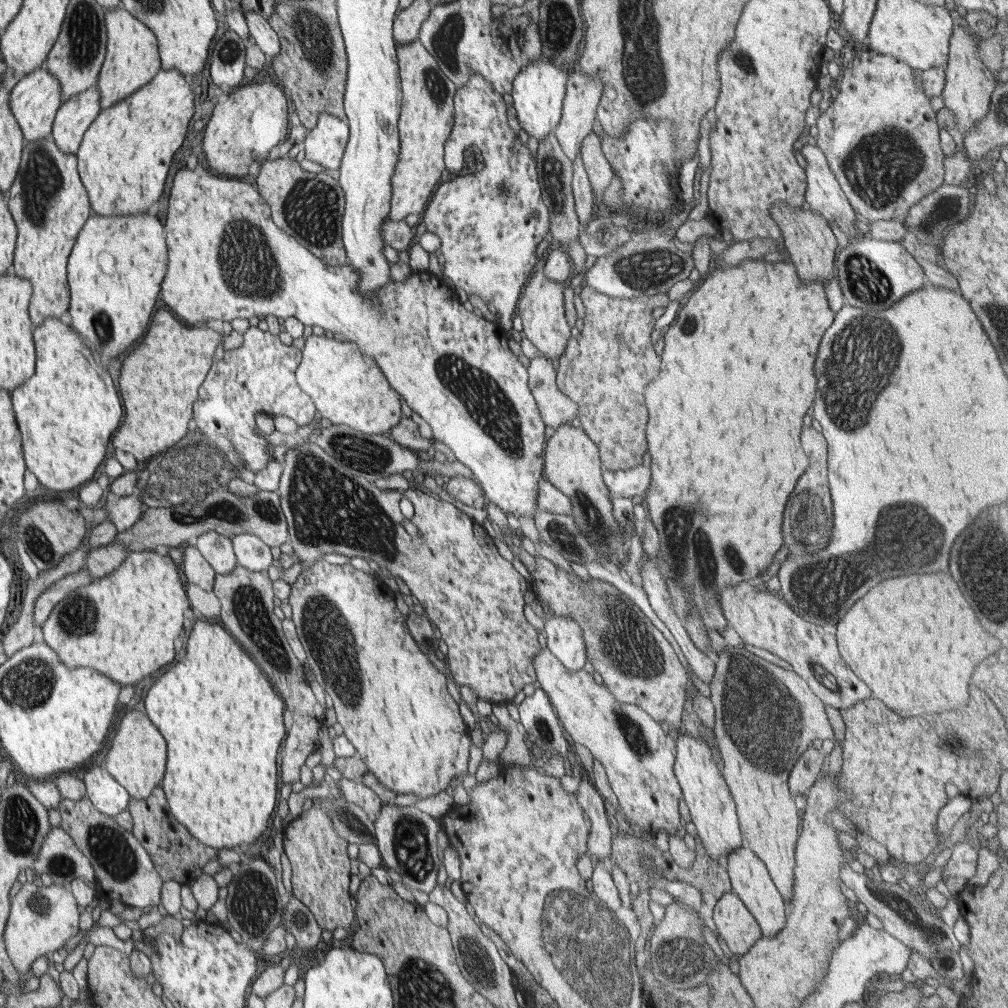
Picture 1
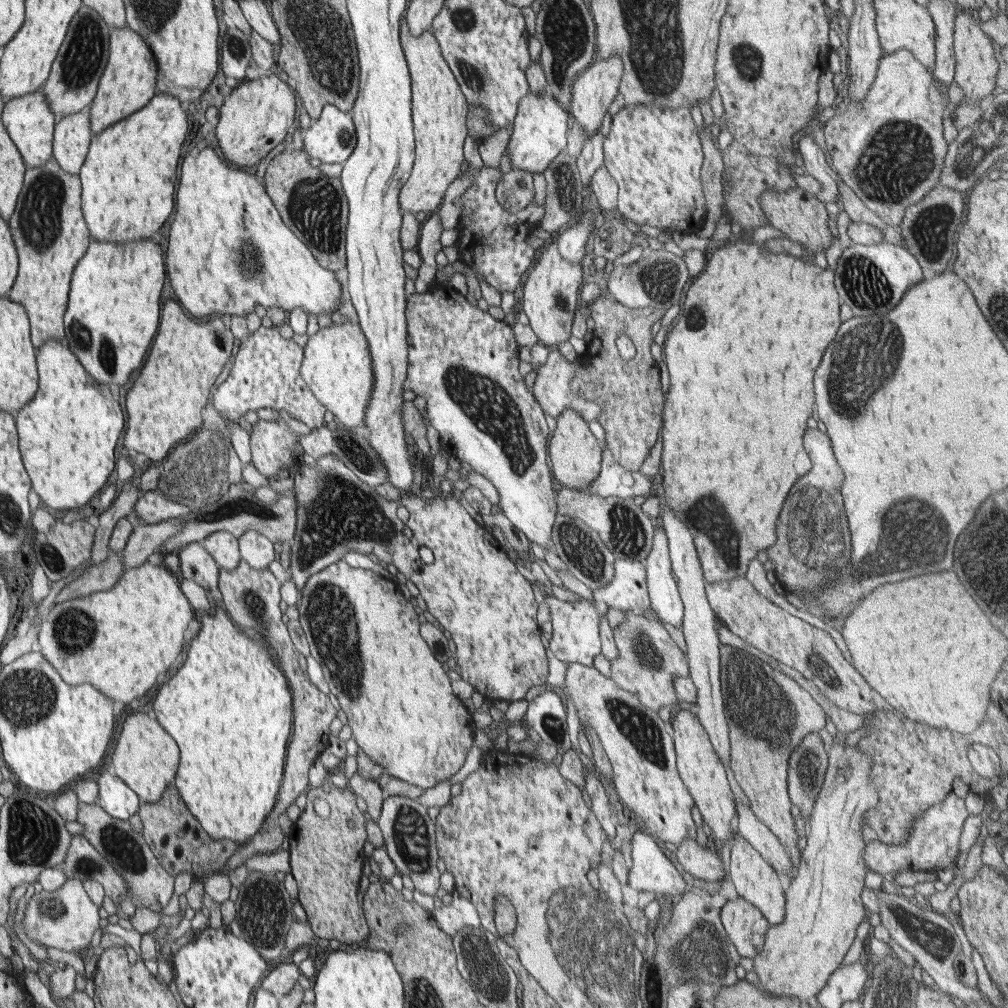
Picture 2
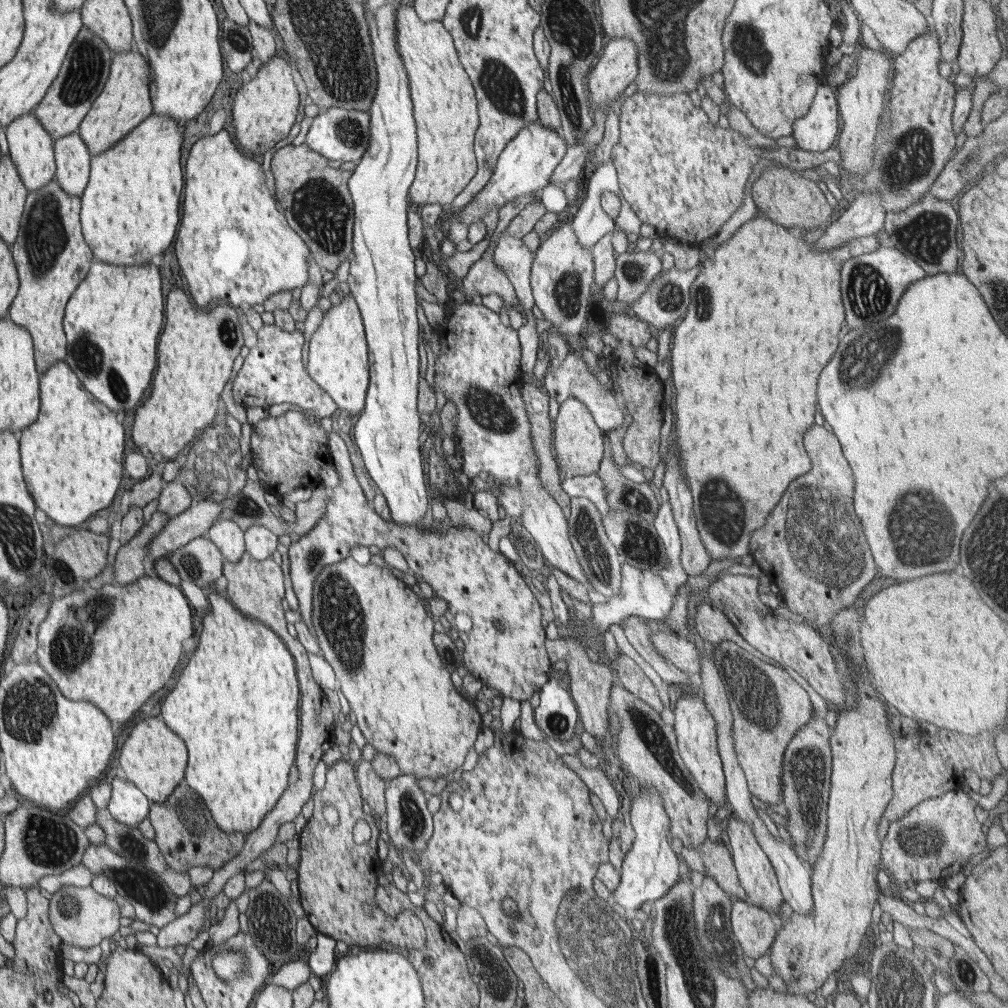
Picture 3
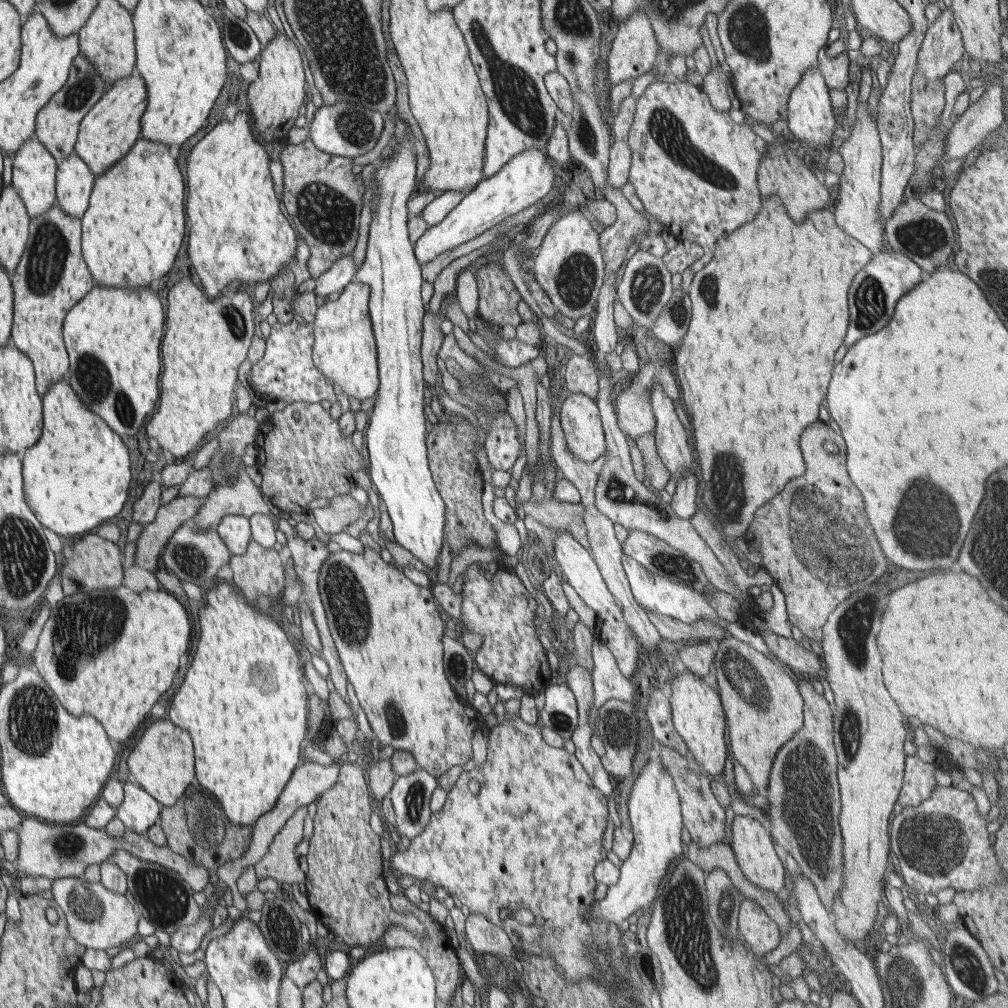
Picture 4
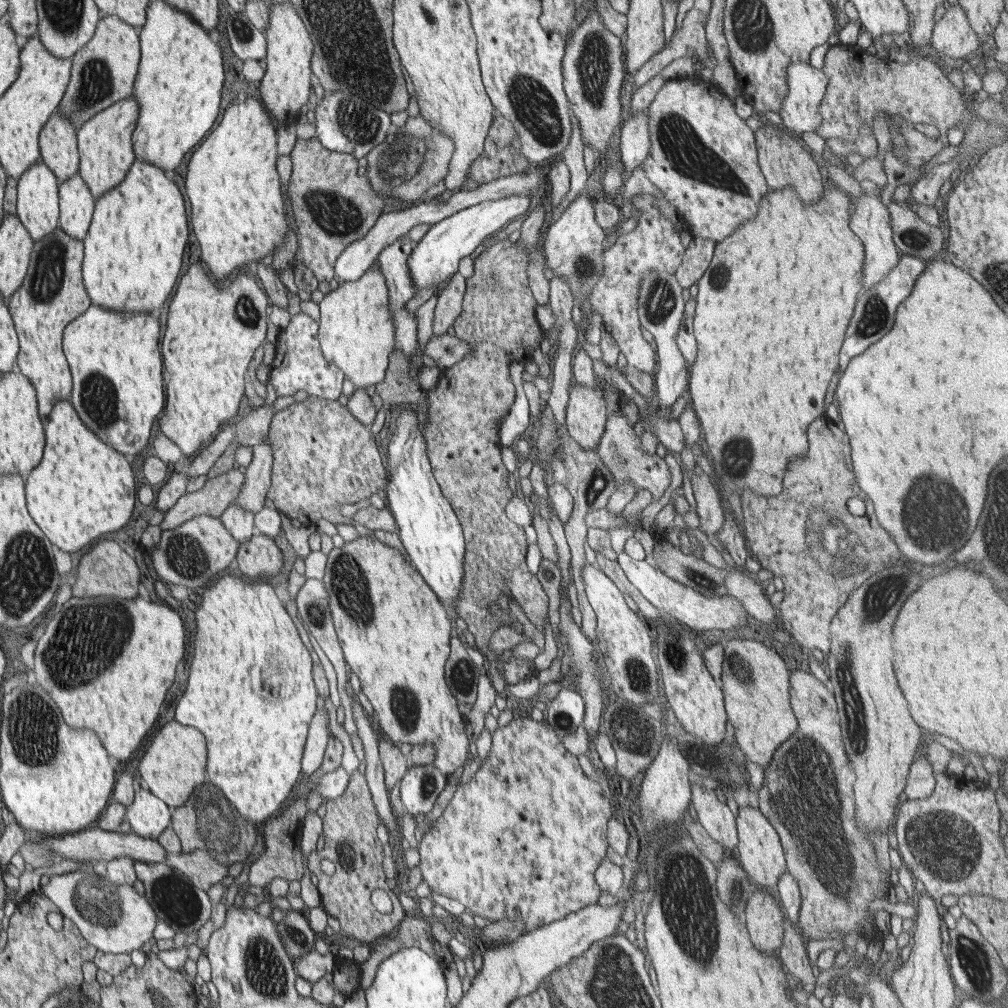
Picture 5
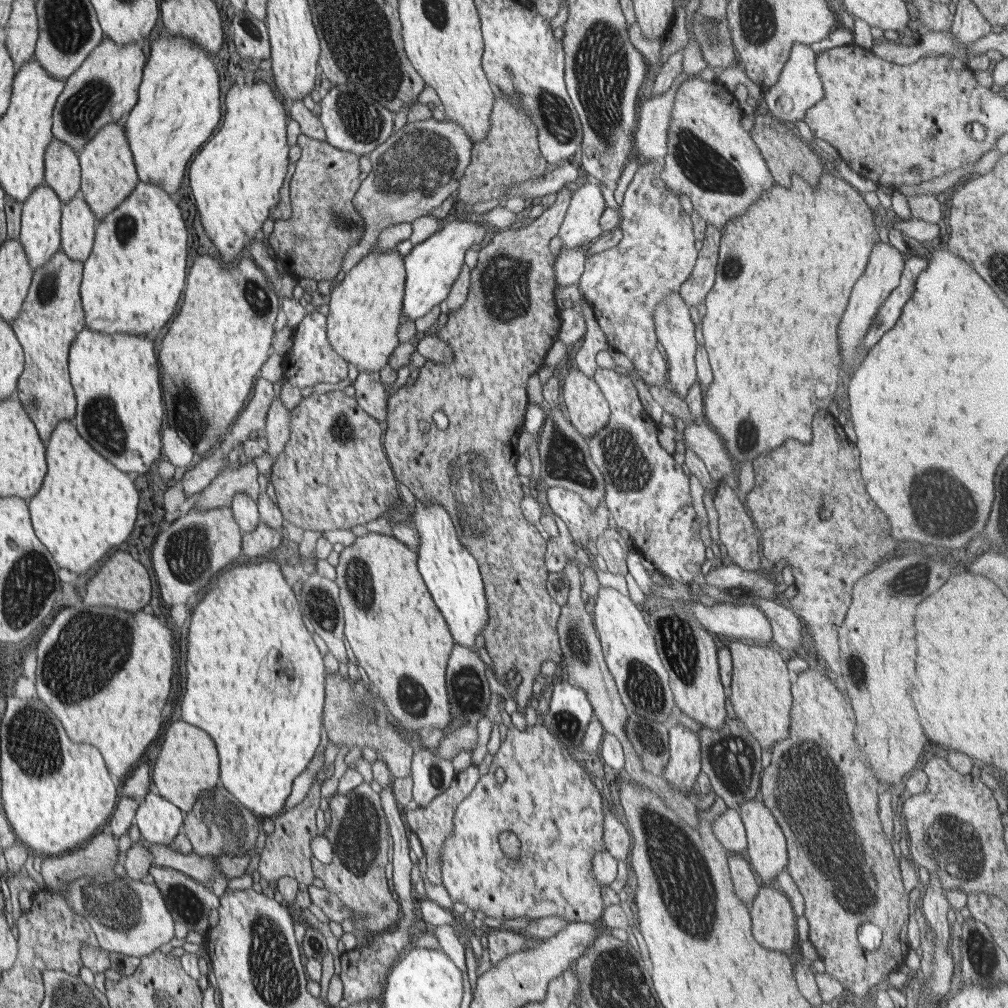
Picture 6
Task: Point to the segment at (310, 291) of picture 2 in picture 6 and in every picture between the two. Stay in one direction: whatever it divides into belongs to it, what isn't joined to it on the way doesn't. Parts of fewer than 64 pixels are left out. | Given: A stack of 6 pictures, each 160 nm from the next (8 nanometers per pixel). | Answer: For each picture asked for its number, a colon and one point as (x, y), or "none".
3: (234, 247)
4: (238, 233)
5: (234, 188)
6: (236, 178)

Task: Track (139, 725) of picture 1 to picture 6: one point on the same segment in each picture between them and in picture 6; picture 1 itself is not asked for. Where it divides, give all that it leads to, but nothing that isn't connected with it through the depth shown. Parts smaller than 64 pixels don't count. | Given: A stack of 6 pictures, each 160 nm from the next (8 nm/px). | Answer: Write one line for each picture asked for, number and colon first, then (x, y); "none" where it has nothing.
2: (147, 757)
3: (154, 757)
4: (163, 762)
5: (174, 764)
6: (188, 762)

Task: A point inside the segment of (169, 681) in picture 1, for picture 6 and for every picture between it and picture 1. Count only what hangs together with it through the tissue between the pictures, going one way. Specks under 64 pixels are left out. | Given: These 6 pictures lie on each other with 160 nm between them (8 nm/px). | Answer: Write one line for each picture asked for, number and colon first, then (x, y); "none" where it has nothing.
2: (230, 708)
3: (236, 704)
4: (244, 701)
5: (251, 692)
6: (256, 681)

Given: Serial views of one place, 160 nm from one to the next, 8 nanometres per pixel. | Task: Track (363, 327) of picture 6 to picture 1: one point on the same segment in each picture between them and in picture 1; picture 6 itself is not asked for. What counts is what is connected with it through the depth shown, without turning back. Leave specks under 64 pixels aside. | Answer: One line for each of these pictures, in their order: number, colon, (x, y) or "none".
1: (347, 388)
2: (337, 367)
3: (338, 361)
4: (344, 349)
5: (356, 331)

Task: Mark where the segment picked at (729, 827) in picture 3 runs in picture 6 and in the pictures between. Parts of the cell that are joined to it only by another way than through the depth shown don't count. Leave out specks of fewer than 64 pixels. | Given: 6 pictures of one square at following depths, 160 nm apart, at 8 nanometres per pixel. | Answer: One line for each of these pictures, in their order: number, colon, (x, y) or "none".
4: (755, 853)
5: (760, 853)
6: (766, 849)

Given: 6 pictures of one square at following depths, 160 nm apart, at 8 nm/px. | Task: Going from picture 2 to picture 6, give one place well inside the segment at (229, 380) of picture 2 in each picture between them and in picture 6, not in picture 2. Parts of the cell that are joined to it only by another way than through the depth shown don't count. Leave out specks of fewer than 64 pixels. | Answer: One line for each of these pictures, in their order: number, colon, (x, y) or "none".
3: (273, 373)
4: (286, 372)
5: (298, 365)
6: (312, 360)

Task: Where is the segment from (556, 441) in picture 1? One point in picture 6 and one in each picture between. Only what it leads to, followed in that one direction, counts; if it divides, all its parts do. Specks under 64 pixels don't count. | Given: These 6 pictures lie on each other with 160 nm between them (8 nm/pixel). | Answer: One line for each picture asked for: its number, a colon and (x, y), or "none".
2: (576, 455)
3: (578, 444)
4: (580, 419)
5: (586, 415)
6: (588, 409)

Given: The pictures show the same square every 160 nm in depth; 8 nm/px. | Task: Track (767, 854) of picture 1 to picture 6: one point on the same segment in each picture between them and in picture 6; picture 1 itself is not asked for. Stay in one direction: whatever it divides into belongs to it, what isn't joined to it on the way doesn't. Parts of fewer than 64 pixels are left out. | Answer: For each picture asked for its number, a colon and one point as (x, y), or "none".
2: (768, 713)
3: (769, 707)
4: (764, 709)
5: (755, 681)
6: (761, 697)

